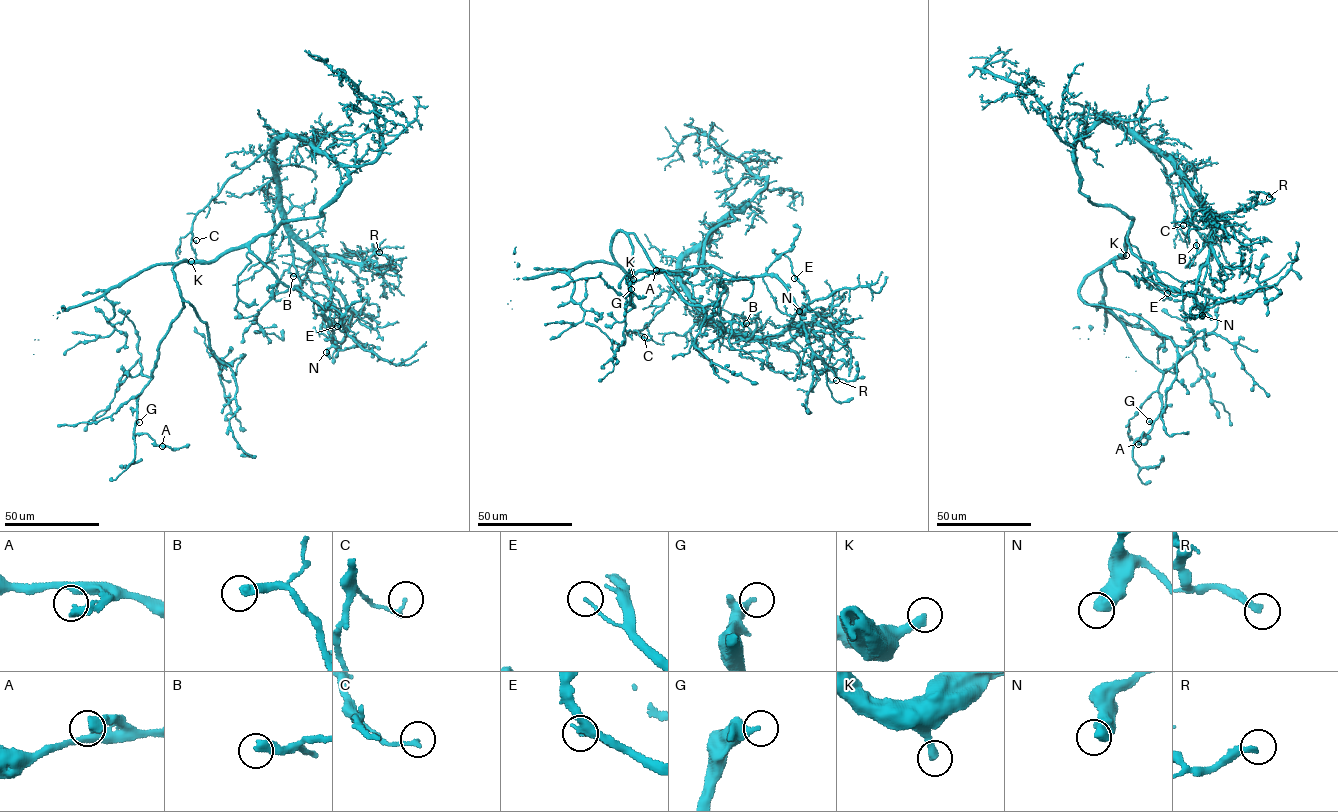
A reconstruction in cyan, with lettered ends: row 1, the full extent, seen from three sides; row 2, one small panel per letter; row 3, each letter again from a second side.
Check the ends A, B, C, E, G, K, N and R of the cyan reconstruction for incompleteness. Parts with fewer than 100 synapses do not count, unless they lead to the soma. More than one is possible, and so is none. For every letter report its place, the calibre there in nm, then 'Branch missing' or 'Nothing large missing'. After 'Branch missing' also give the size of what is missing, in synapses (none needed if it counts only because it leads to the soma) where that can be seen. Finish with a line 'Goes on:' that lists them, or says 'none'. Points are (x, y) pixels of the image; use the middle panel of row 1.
A: Place: (656, 270). Thickness 400 nm. Nothing large missing
B: Place: (746, 323). Thickness 400 nm. Nothing large missing
C: Place: (644, 337). Thickness 180 nm. Nothing large missing
E: Place: (794, 278). Thickness 140 nm. Nothing large missing
G: Place: (631, 289). Thickness 260 nm. Nothing large missing
K: Place: (633, 279). Thickness 360 nm. Branch missing. Roughly 300 synapses
N: Place: (799, 311). Thickness 550 nm. Nothing large missing
R: Place: (836, 380). Thickness 280 nm. Nothing large missing
Goes on: K

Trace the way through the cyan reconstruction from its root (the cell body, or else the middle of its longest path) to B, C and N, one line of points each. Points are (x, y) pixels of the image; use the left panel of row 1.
B: (257, 238), (249, 250), (329, 320), (324, 268), (291, 237), (300, 285), (293, 276)
C: (257, 238), (283, 222), (319, 217), (348, 180), (346, 170), (304, 139), (282, 138), (198, 213), (196, 240)
N: (257, 238), (250, 244), (249, 250), (280, 281), (298, 287), (321, 309), (335, 339), (326, 352)

